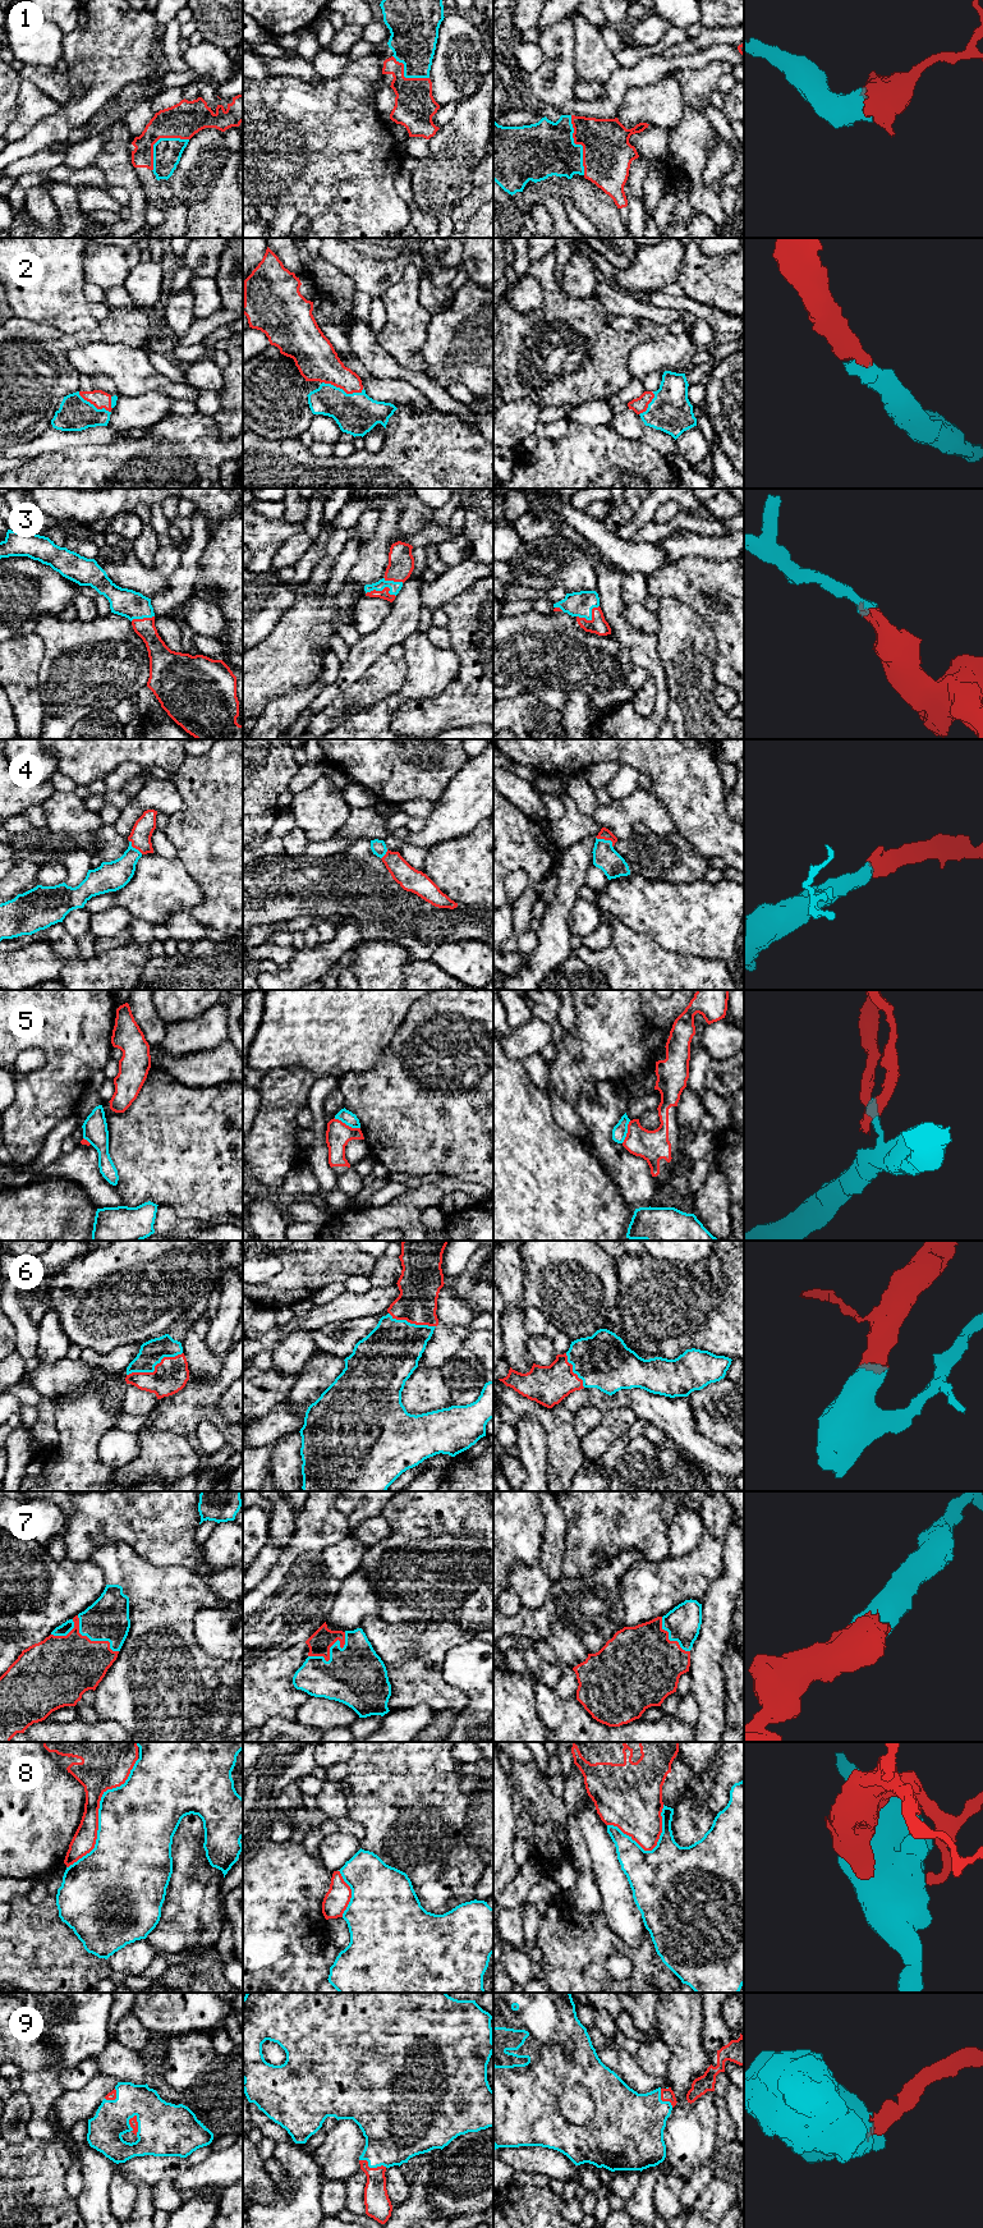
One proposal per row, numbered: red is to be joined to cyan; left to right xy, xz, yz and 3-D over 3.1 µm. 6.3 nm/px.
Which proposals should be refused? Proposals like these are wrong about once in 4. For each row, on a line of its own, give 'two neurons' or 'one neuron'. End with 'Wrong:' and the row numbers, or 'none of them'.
1: one neuron
2: one neuron
3: one neuron
4: one neuron
5: two neurons
6: one neuron
7: one neuron
8: two neurons
9: one neuron
Wrong: 5, 8

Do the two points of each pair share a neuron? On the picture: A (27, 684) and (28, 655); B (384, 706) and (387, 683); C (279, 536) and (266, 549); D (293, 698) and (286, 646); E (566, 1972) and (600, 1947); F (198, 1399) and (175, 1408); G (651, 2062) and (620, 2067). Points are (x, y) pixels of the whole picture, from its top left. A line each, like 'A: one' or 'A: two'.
A: one
B: two
C: one
D: two
E: one
F: one
G: two

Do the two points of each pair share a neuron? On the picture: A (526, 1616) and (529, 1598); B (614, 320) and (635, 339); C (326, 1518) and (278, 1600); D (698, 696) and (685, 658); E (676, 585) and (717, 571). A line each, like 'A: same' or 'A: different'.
A: different
B: different
C: same
D: same
E: same

